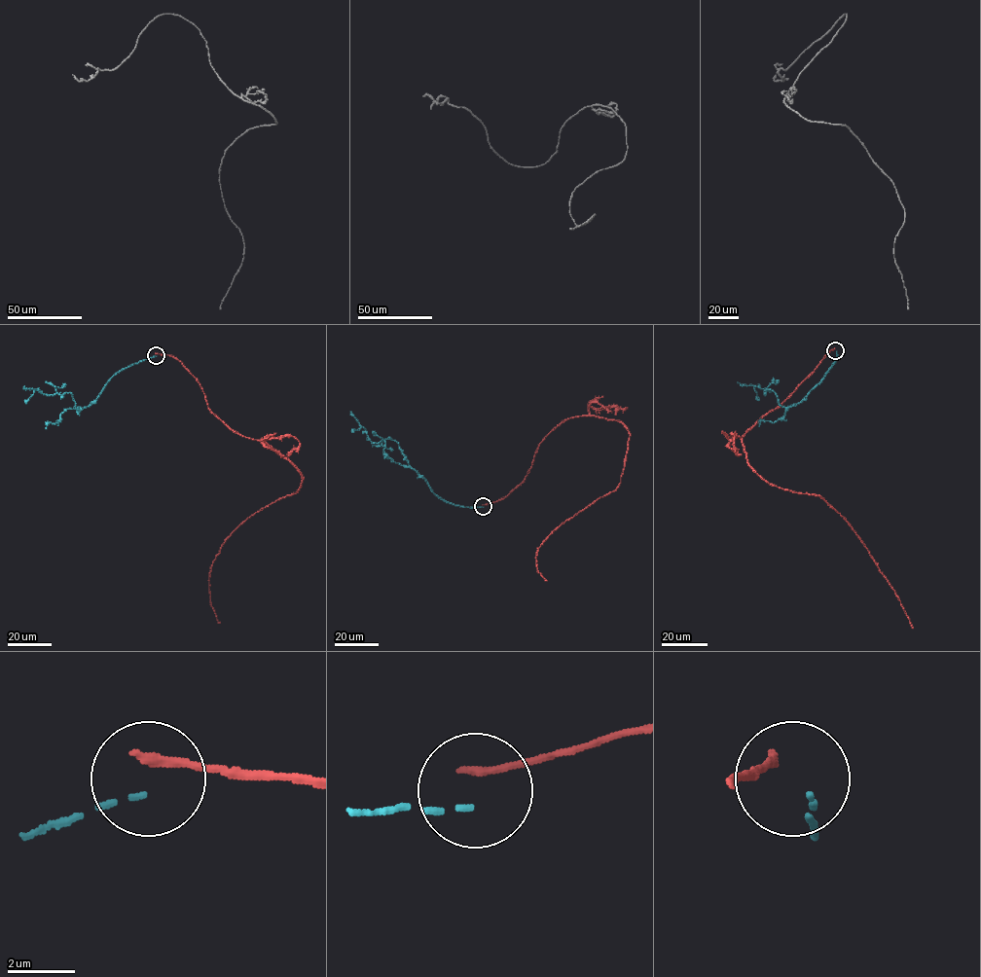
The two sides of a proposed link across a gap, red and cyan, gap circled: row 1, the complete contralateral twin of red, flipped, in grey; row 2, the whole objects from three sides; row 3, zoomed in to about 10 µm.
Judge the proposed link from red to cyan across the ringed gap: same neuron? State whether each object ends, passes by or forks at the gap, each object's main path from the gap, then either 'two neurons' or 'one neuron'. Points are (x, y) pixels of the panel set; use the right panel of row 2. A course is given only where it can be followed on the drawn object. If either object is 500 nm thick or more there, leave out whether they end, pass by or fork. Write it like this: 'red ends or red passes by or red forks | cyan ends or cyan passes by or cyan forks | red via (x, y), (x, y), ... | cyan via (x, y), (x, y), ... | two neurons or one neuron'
red ends | cyan ends | red via (834, 349), (742, 437), (746, 460), (768, 483), (817, 494), (844, 518), (900, 600), (913, 628) | cyan via (836, 351), (837, 358), (820, 380), (798, 404), (788, 407), (781, 406), (769, 389), (737, 382) | two neurons

